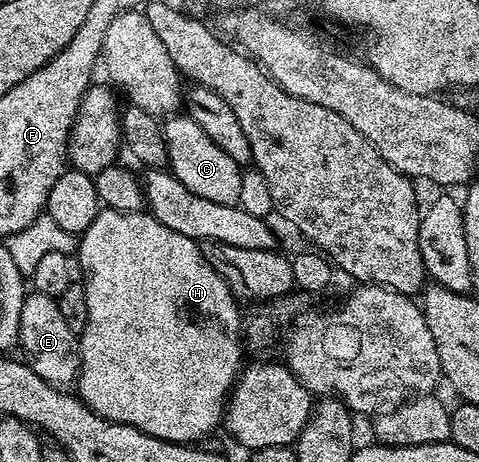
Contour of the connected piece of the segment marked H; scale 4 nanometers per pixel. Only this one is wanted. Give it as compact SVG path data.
M100 210L99 215L85 229L85 233L77 243L77 263L83 266L87 274L85 278L85 301L89 301L89 321L85 325L79 340L79 377L77 380L77 394L85 406L93 409L101 417L114 423L124 423L136 427L138 431L149 433L158 439L170 443L198 444L216 426L223 422L223 413L227 405L231 388L239 378L241 368L244 366L245 347L241 342L241 307L237 297L231 292L231 287L222 277L205 261L202 246L189 237L181 237L181 233L173 233L173 229L165 229L161 221L157 221L150 213L134 211L121 213L120 211Z

